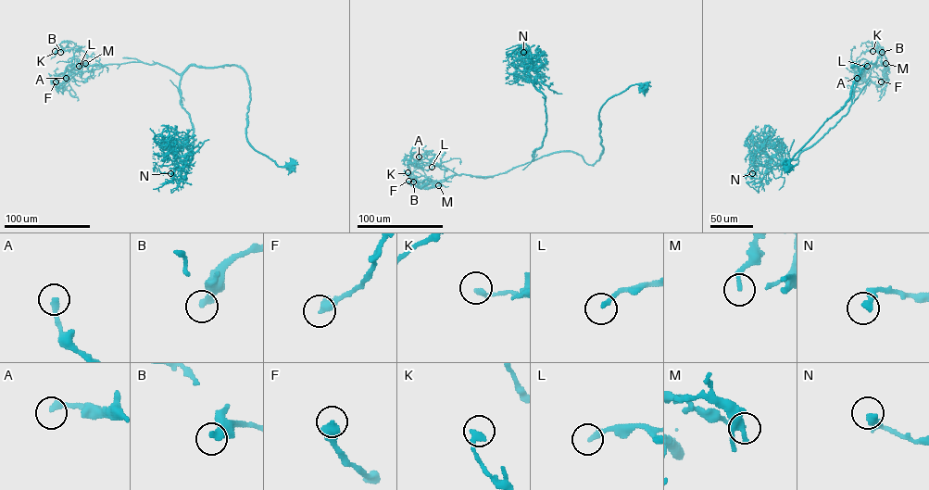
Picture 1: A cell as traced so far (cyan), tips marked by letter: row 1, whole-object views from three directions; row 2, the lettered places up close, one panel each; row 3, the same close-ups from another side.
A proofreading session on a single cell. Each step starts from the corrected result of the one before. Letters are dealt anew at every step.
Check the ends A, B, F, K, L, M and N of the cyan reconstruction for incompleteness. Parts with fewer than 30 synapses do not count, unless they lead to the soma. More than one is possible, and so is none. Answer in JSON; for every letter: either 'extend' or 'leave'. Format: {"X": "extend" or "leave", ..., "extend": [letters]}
{"A": "extend", "B": "extend", "F": "leave", "K": "leave", "L": "extend", "M": "leave", "N": "leave", "extend": ["A", "B", "L"]}

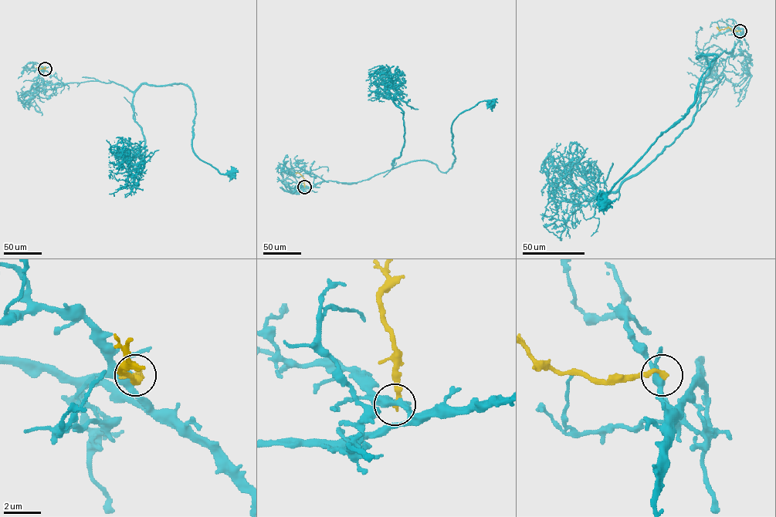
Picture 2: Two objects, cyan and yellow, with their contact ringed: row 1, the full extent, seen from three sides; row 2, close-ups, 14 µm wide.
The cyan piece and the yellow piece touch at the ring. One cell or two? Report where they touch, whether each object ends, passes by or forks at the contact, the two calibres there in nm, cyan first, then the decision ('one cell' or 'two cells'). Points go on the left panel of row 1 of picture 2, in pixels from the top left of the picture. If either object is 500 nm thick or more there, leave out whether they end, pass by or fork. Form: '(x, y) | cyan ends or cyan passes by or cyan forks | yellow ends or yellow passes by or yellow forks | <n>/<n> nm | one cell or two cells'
(45, 69) | cyan forks | yellow ends | 360/240 nm | two cells

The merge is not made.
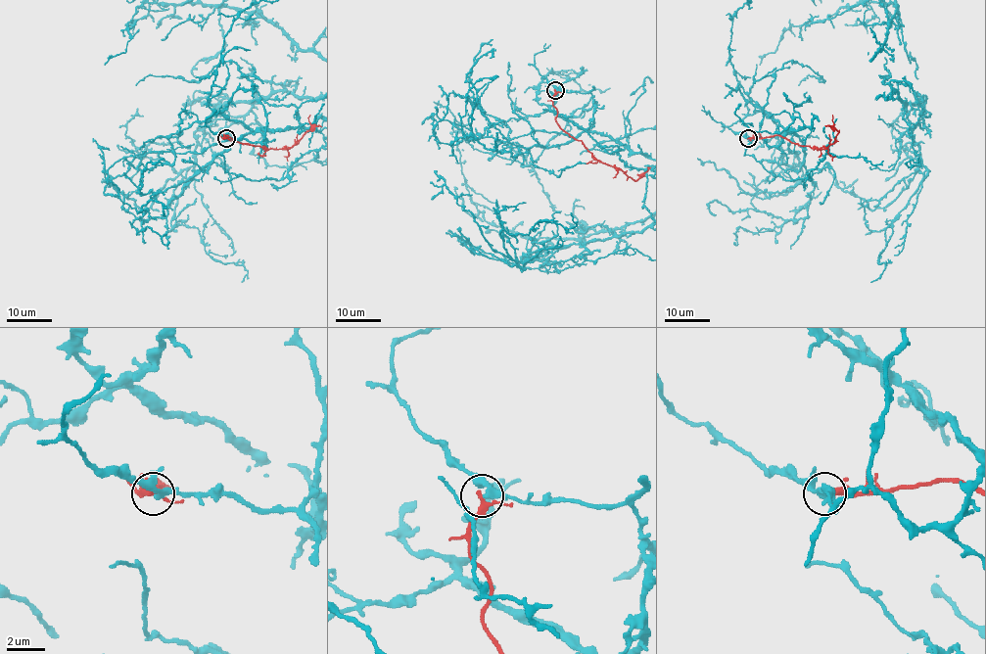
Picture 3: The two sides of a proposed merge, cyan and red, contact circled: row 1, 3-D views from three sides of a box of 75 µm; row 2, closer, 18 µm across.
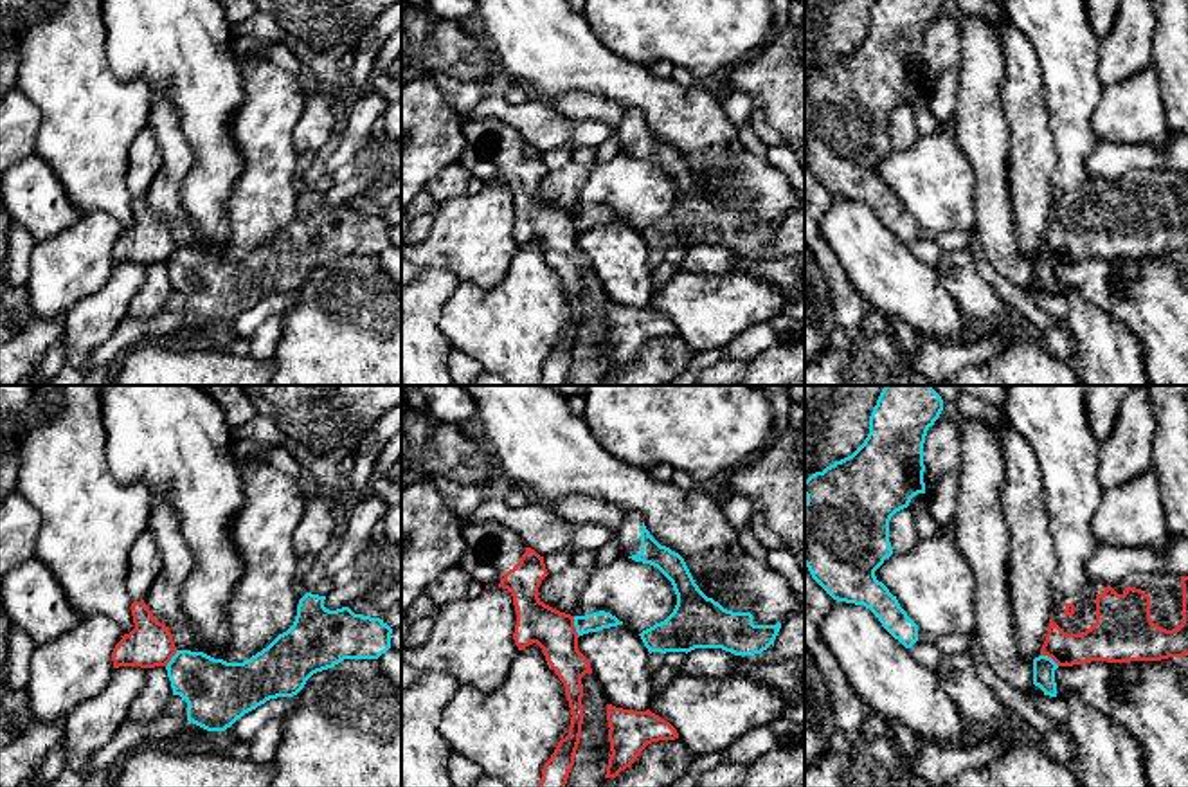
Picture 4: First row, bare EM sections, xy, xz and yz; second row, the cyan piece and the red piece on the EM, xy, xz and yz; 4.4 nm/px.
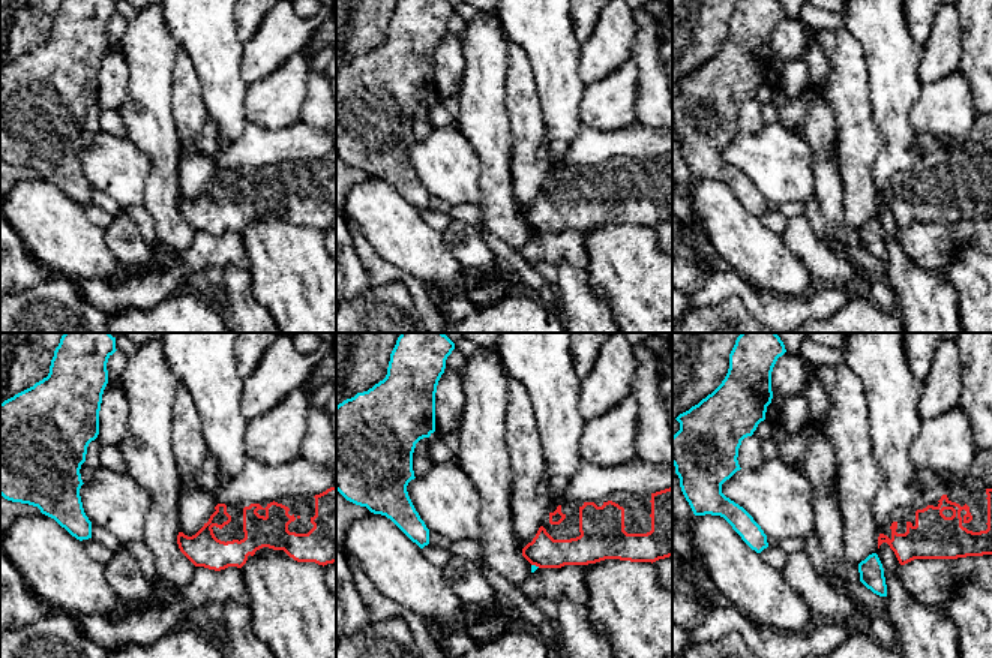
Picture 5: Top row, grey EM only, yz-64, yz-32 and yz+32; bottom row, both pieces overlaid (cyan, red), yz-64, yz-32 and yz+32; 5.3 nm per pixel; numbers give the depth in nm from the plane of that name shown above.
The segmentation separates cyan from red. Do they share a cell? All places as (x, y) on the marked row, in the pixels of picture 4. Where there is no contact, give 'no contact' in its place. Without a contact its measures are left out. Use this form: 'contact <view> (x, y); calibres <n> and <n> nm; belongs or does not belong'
contact xz (575, 625); calibres 90 and 190 nm; does not belong

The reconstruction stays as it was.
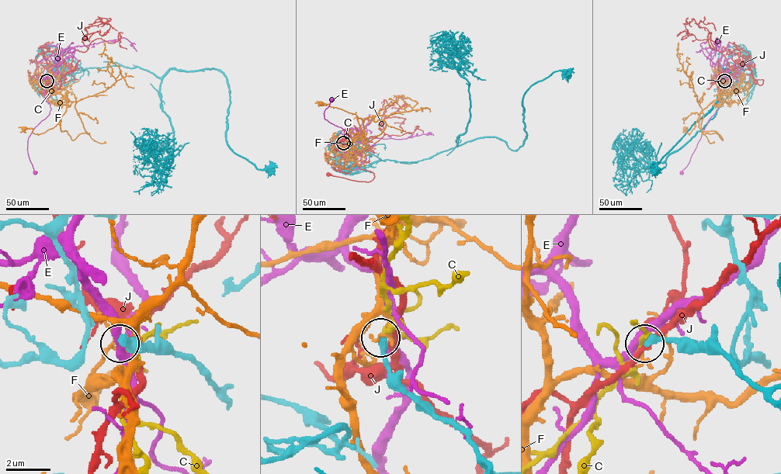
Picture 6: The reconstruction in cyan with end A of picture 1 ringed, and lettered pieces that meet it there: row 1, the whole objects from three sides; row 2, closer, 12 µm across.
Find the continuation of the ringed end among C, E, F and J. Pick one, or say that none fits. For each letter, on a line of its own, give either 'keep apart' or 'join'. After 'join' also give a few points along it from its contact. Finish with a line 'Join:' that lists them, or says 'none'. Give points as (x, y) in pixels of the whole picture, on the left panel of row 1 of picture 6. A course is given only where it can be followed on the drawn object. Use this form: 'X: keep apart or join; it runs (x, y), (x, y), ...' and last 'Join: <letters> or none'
C: join; it runs (46, 81), (51, 91), (49, 94)
E: keep apart
F: keep apart
J: keep apart
Join: C

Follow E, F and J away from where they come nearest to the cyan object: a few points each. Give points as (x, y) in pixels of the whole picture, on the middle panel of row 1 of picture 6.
E: (343, 143), (341, 136), (346, 137), (346, 133), (324, 117), (324, 110), (331, 100)
F: (343, 143), (344, 138), (362, 135), (362, 120), (355, 114), (331, 107), (328, 104), (320, 104)
J: (343, 143), (360, 169), (369, 171), (374, 178), (368, 181), (359, 181), (328, 174)

